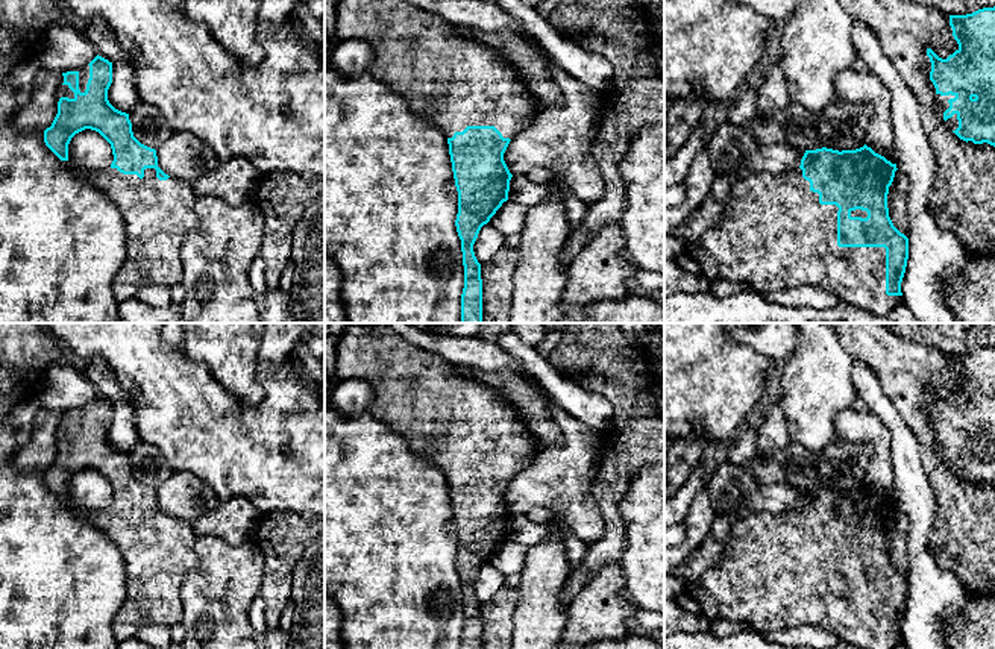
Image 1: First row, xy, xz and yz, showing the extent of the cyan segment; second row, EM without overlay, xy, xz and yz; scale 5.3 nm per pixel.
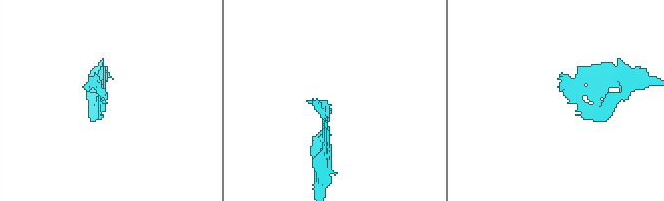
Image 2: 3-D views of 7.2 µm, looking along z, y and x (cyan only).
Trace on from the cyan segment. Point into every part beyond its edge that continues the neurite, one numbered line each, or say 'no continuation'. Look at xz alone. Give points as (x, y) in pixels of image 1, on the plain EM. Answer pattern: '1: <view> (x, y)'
1: xz (457, 422)

